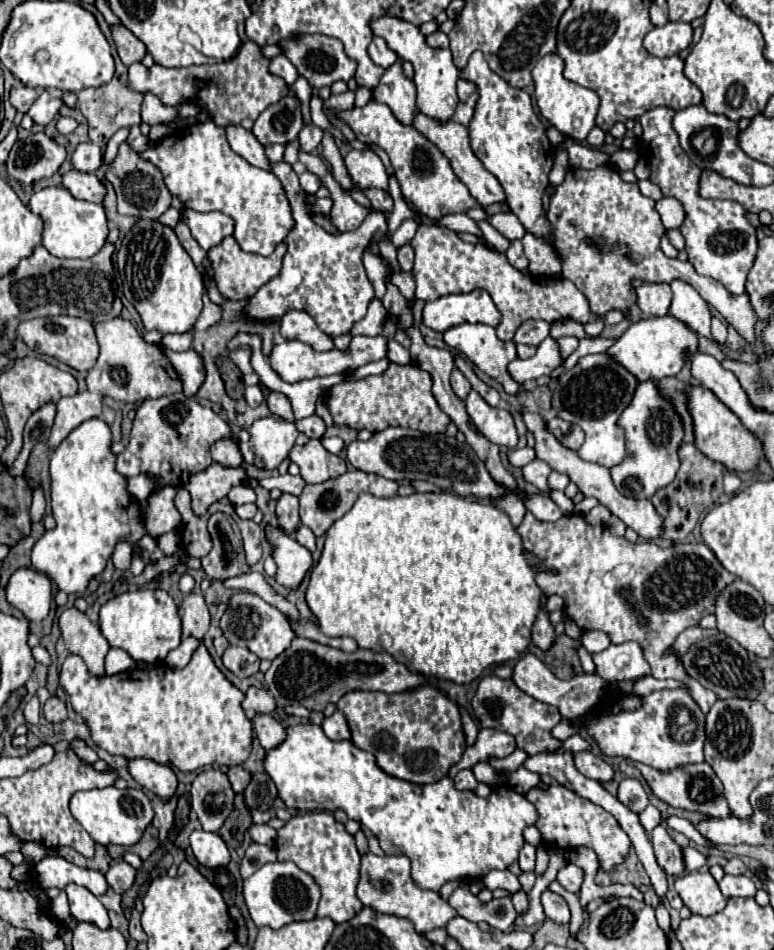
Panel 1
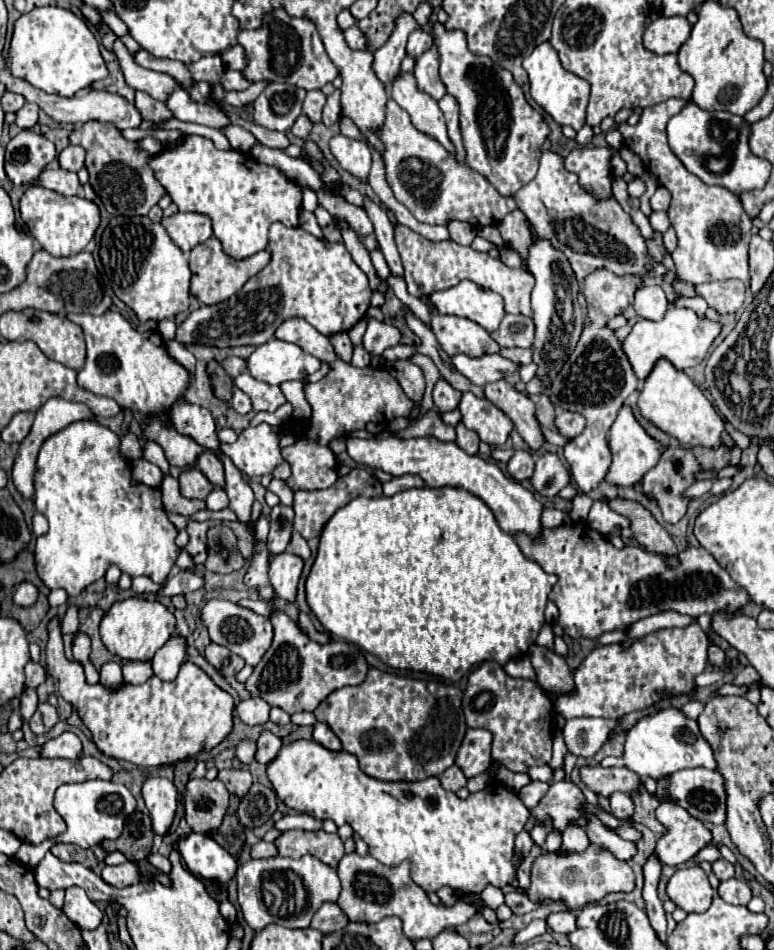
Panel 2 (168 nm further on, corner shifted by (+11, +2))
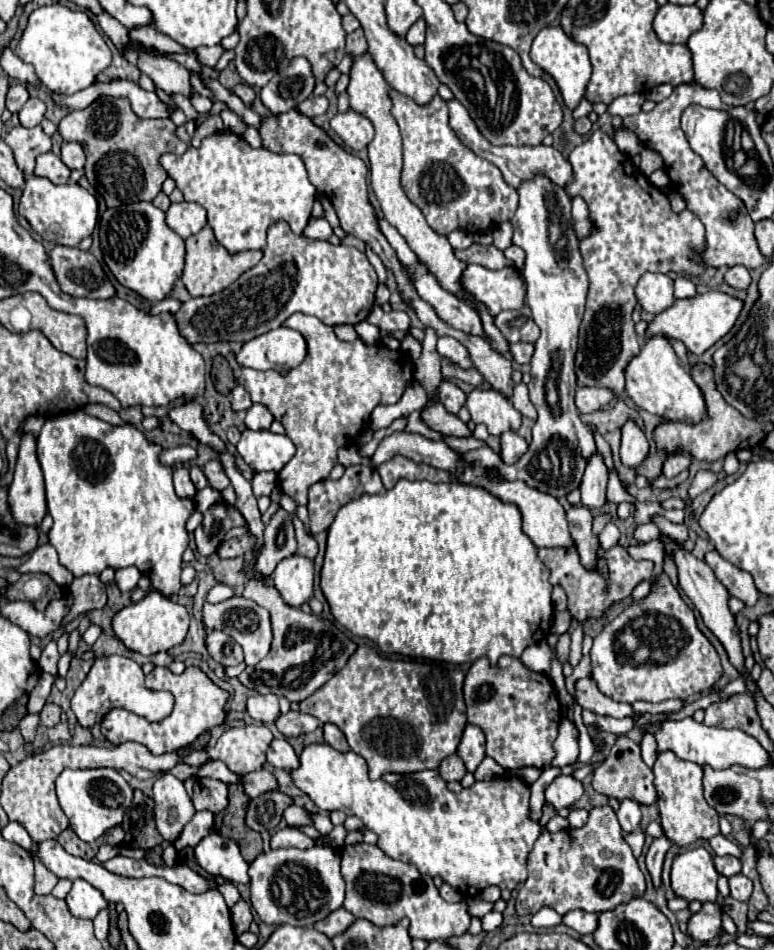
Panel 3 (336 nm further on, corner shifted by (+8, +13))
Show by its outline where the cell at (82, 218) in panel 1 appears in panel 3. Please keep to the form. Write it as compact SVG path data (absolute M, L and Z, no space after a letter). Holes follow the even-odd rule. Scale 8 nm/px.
M30 176L24 184L18 212L30 222L30 226L48 242L62 246L78 246L80 240L88 238L99 222L96 198L78 184L52 184L46 178Z

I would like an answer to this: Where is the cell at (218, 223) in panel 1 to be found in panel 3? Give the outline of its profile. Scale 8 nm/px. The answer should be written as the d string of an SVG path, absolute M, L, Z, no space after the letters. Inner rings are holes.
M194 202L172 204L166 212L166 224L182 238L188 238L206 226L206 210Z

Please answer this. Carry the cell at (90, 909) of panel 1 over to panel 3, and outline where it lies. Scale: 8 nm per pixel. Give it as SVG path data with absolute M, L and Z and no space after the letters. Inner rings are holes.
M80 878L74 880L74 886L66 896L66 904L78 918L94 918L102 908L108 906L104 896L92 884Z

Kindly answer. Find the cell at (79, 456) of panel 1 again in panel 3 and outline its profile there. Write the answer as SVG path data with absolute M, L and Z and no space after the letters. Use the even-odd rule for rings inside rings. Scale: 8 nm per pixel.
M74 410L74 412L68 412L68 414L62 414L62 416L56 416L56 418L48 418L46 424L42 426L40 430L40 436L38 436L38 462L42 466L42 472L44 472L44 480L46 480L46 502L48 502L48 512L50 516L54 518L54 526L50 528L48 532L48 542L56 548L58 552L58 562L68 568L76 578L78 576L84 576L84 574L94 574L98 576L104 568L126 568L126 566L136 566L142 574L148 574L148 578L152 580L152 586L160 592L164 592L166 596L174 596L178 594L178 590L182 588L182 582L180 582L180 572L182 572L182 554L184 550L188 548L188 532L184 528L188 516L194 512L194 502L190 498L178 498L174 494L174 486L172 486L172 468L168 466L162 466L158 462L158 454L160 454L160 446L148 442L144 438L144 434L140 430L136 430L134 426L130 424L124 424L124 426L112 426L100 418L94 418L94 416L88 416L84 414L82 410Z

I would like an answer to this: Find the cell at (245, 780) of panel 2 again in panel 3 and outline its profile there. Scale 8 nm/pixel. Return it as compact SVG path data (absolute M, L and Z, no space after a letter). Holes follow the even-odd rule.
M258 770L258 772L248 772L248 774L238 774L240 776L240 784L244 786L244 792L248 796L260 796L268 790L276 790L278 782L276 778L268 772L268 770Z

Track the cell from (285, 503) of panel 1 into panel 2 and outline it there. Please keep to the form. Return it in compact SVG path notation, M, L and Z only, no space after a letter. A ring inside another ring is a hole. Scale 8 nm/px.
M277 505L269 515L271 531L267 535L267 549L271 555L279 555L287 549L293 533L293 509L285 505Z

